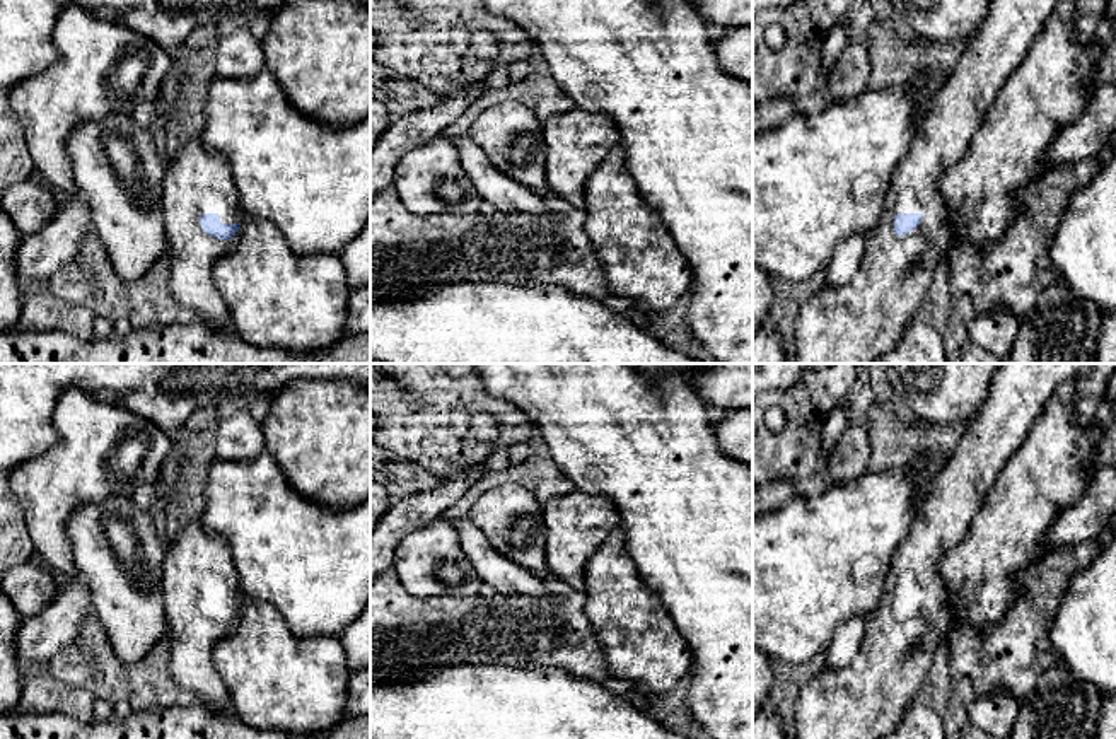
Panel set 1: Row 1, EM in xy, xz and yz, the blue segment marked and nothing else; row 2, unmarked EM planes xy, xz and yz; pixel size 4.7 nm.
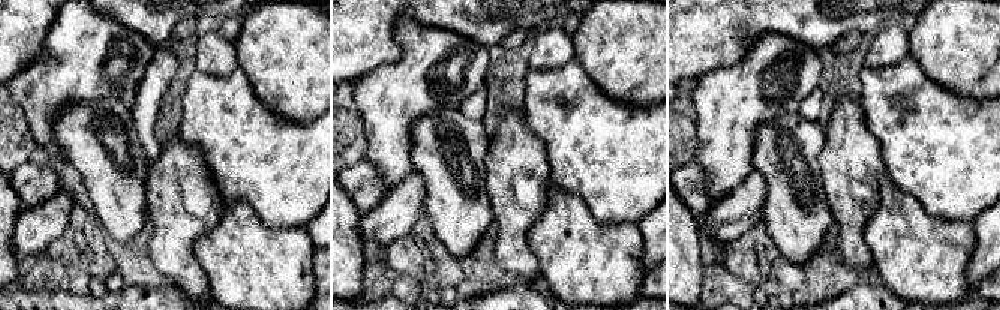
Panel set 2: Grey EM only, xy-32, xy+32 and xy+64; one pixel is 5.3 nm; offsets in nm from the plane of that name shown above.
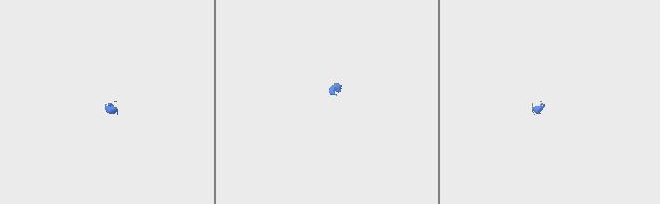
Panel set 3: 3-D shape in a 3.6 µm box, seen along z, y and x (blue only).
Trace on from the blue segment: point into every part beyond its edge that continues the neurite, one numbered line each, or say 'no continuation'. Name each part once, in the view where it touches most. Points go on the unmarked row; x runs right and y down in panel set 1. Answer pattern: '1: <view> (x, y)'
1: xy (198, 564)

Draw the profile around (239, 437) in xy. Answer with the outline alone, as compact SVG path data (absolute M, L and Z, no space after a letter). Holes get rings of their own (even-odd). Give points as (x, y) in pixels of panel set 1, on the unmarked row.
M242 410L218 420L215 457L222 461L253 461L266 451L259 423Z

